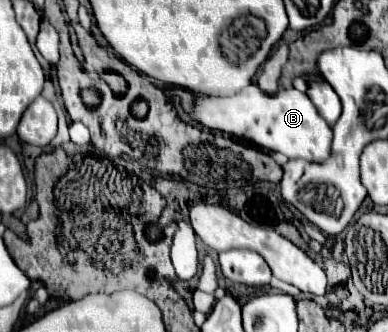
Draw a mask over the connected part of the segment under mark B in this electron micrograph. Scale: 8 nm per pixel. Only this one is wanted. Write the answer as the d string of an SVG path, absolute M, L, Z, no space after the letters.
M248 85L232 97L196 95L192 101L190 117L204 127L218 129L250 143L280 151L288 159L306 159L312 163L320 163L328 159L328 153L332 153L332 129L318 115L308 95L296 89L284 89L274 95L266 95L256 85Z

